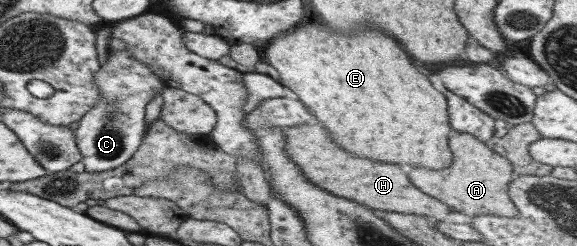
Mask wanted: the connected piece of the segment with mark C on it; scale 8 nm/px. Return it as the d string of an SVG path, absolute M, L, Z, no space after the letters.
M127 48L108 52L107 60L94 76L94 82L96 82L100 99L85 113L74 135L76 146L83 156L81 161L85 165L85 171L98 173L120 167L133 157L145 137L145 106L160 94L165 86L164 82L159 80L146 64L137 60L134 53Z

